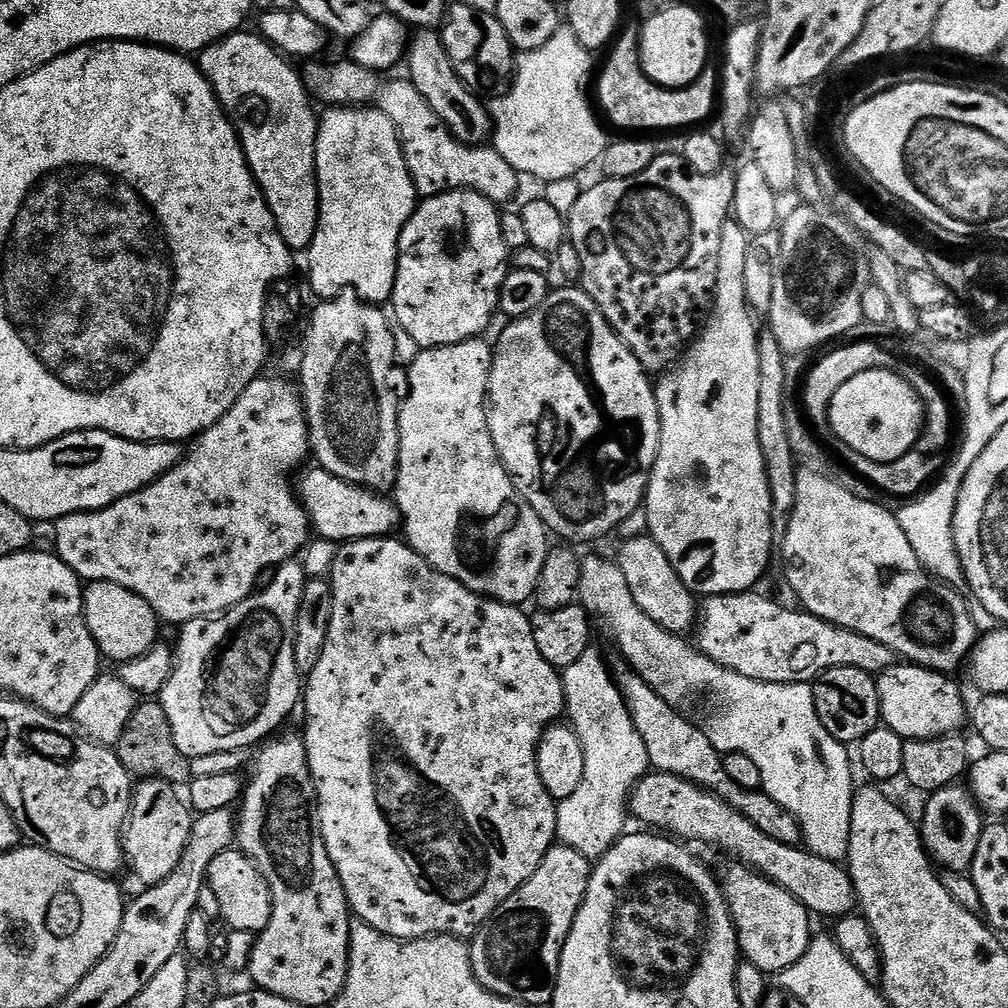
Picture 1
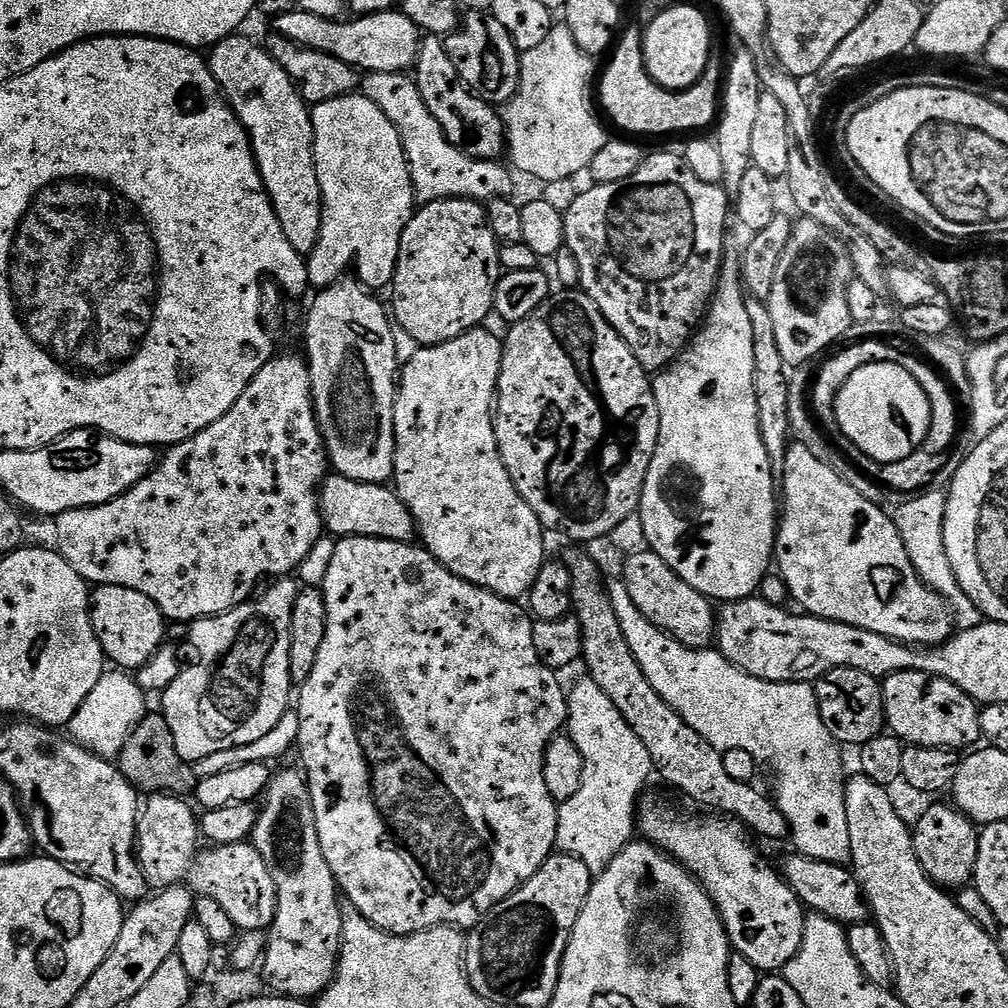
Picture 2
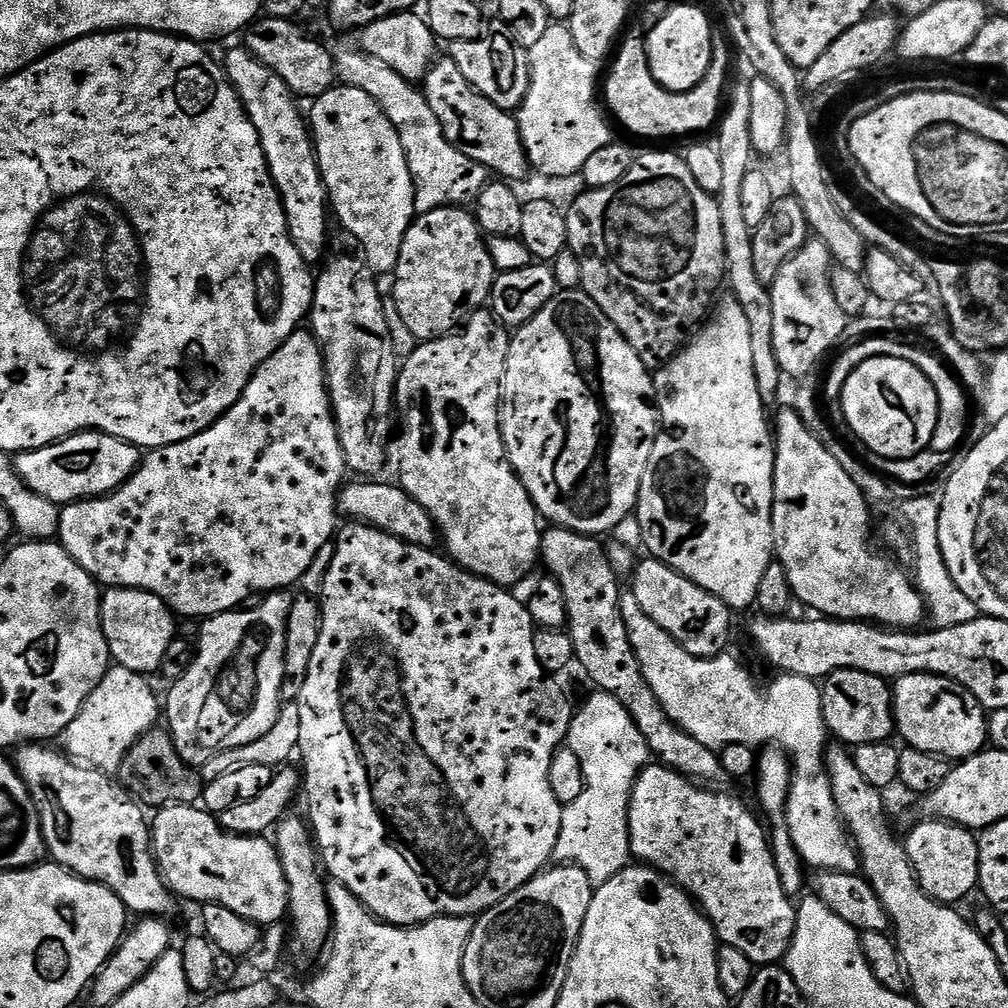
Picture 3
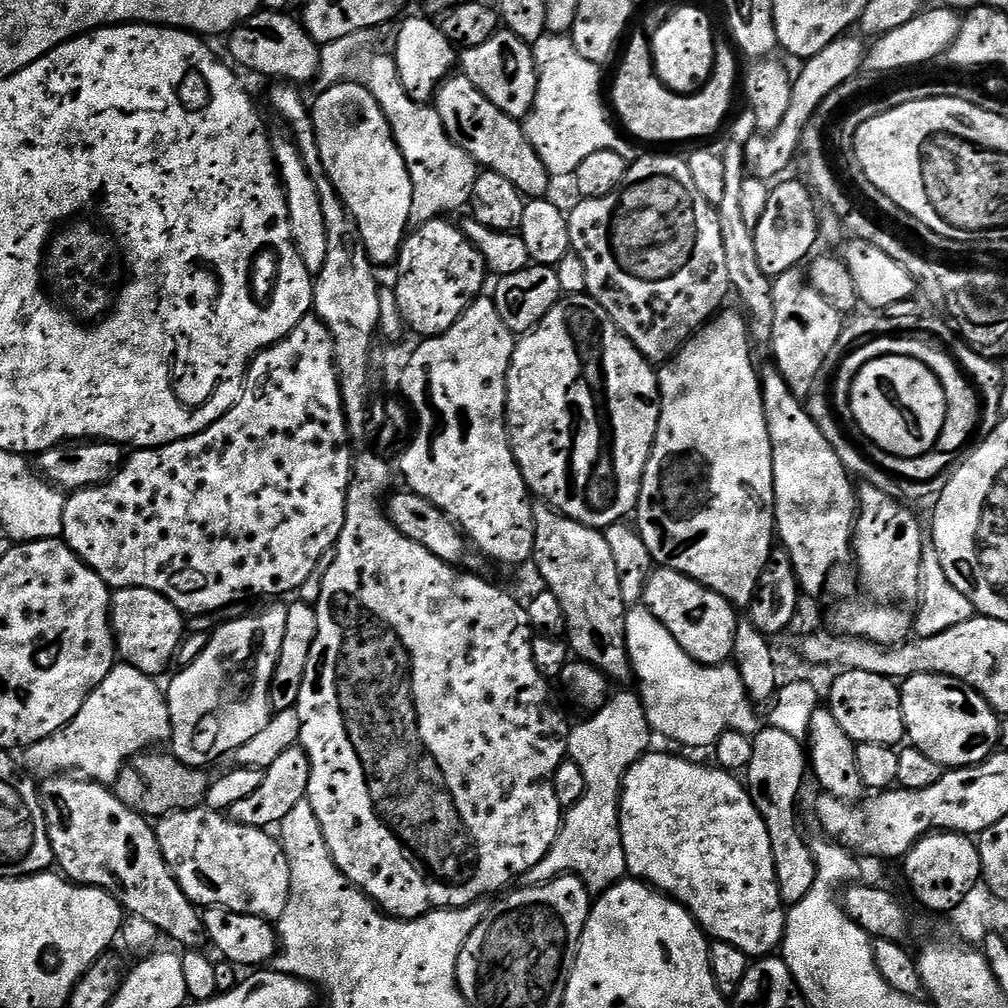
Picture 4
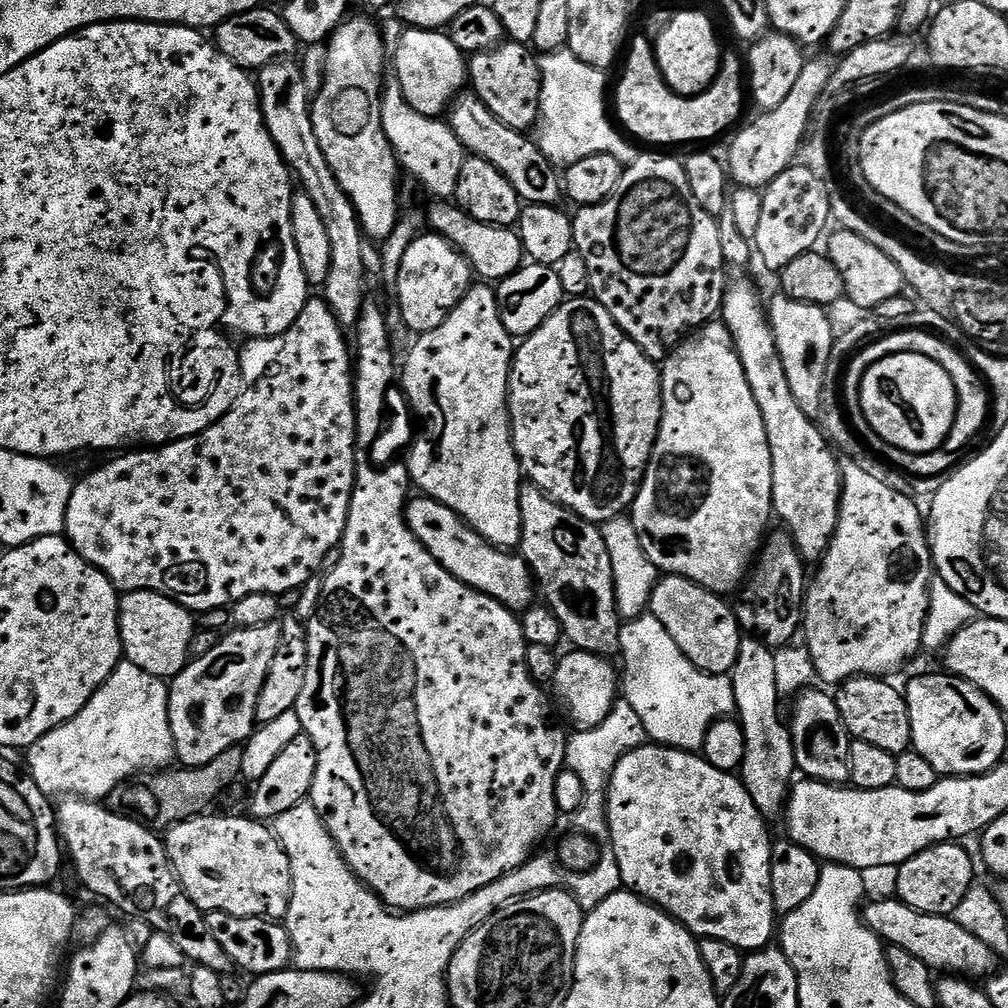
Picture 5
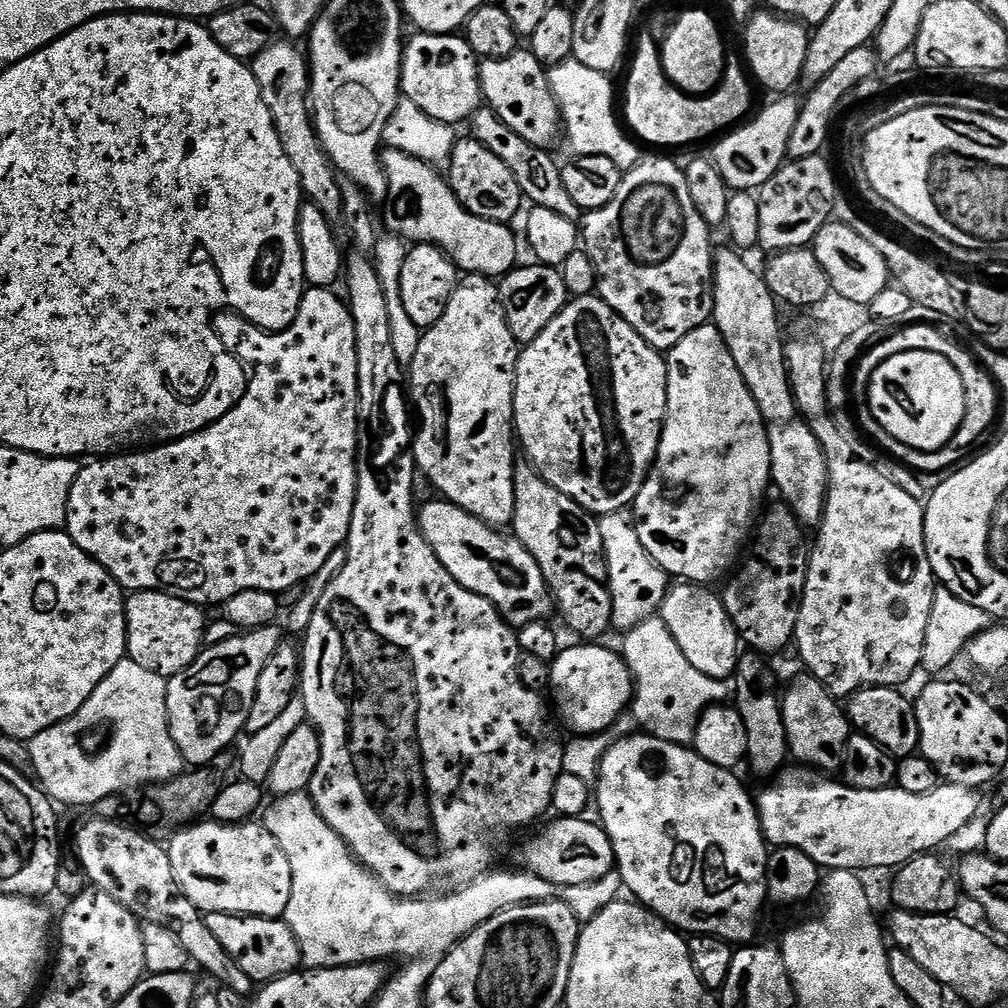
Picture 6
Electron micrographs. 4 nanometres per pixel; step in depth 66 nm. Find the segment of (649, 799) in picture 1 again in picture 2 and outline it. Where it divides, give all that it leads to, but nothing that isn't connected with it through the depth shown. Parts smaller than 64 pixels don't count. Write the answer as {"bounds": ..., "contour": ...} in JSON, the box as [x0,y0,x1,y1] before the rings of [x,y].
{"bounds":[782,854,870,926],"contour":[[[799,854],[791,855],[784,860],[782,875],[805,909],[845,926],[862,924],[869,919],[870,909],[864,899],[862,886],[856,881],[856,875],[845,865],[818,862]]]}

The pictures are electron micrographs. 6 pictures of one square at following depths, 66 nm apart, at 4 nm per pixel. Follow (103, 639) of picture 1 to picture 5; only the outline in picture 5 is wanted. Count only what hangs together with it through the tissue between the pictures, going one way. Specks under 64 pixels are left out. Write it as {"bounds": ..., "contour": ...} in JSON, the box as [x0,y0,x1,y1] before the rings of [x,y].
{"bounds":[120,592,198,682],"contour":[[[130,592],[120,596],[120,640],[124,644],[123,659],[127,663],[138,666],[138,670],[146,670],[146,674],[151,676],[158,676],[161,680],[168,682],[173,678],[180,675],[190,663],[190,653],[192,651],[192,639],[196,637],[198,631],[198,625],[195,624],[193,613],[188,609],[182,607],[178,602],[174,602],[170,597],[163,596],[160,592]]]}

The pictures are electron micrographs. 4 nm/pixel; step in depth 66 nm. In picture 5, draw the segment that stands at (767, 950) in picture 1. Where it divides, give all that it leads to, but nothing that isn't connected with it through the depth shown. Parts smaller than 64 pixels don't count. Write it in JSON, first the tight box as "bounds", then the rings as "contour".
{"bounds":[608,742,778,954],"contour":[[[646,742],[640,748],[631,748],[614,766],[614,774],[608,779],[608,840],[618,858],[622,870],[622,885],[627,891],[643,896],[649,904],[667,912],[683,928],[687,928],[697,938],[718,938],[718,942],[730,942],[730,946],[745,954],[759,952],[773,943],[778,928],[778,915],[774,898],[771,896],[771,850],[773,837],[768,837],[768,825],[759,808],[747,793],[739,775],[718,770],[703,755],[695,752],[683,752],[677,748],[665,748],[663,744]]]}

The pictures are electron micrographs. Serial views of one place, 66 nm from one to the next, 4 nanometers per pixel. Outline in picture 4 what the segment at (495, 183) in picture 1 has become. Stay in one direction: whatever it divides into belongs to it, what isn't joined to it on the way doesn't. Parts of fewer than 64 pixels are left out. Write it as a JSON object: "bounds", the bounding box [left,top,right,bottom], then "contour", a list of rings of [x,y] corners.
{"bounds":[310,30,480,229],"contour":[[[367,30],[348,34],[344,38],[321,45],[319,72],[312,80],[310,90],[313,95],[325,93],[341,83],[358,83],[371,92],[378,102],[395,136],[395,142],[403,154],[411,178],[411,229],[418,229],[426,222],[452,212],[471,201],[474,182],[480,167],[445,132],[442,120],[435,107],[414,102],[410,98],[402,80],[398,77],[395,57],[391,54],[372,54],[364,52],[362,44],[371,42],[373,35]]]}

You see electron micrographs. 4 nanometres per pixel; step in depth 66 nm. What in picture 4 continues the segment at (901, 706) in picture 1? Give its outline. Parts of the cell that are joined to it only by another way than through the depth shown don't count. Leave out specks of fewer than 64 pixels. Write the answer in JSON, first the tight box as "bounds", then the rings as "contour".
{"bounds":[900,674,1001,770],"contour":[[[918,674],[903,681],[900,688],[900,701],[904,715],[906,740],[911,747],[922,750],[926,758],[938,762],[945,770],[953,768],[969,768],[981,764],[997,751],[1000,742],[1001,717],[989,706],[986,698],[978,694],[961,680],[938,674]]]}

